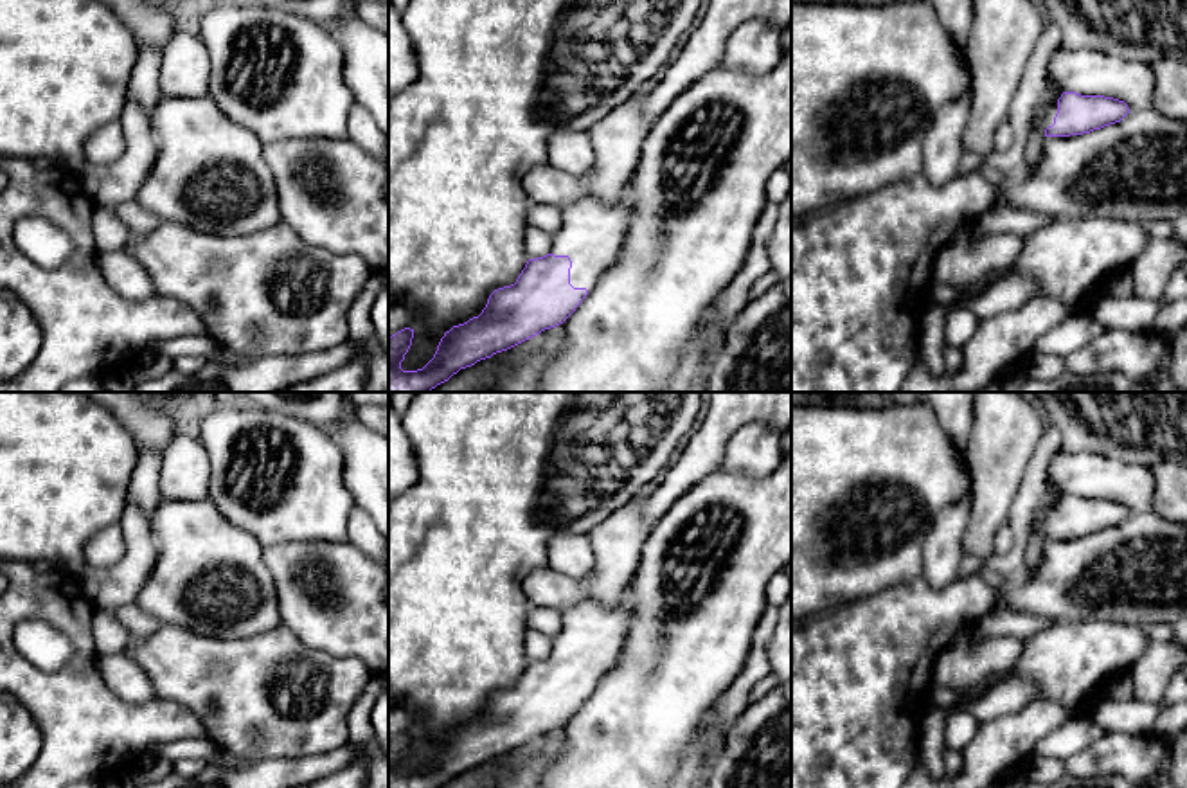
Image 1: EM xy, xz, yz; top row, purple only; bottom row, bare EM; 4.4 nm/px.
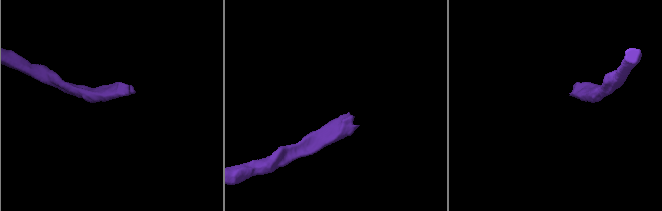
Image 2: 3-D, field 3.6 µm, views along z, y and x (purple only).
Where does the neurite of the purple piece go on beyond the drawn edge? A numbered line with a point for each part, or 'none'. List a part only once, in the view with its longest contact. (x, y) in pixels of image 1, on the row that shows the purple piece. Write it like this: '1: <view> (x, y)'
1: xz (666, 222)

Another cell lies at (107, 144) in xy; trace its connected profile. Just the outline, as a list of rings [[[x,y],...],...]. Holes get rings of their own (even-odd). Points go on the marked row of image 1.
[[[119,121],[103,126],[86,144],[86,164],[103,166],[117,160],[124,151],[124,133]]]

